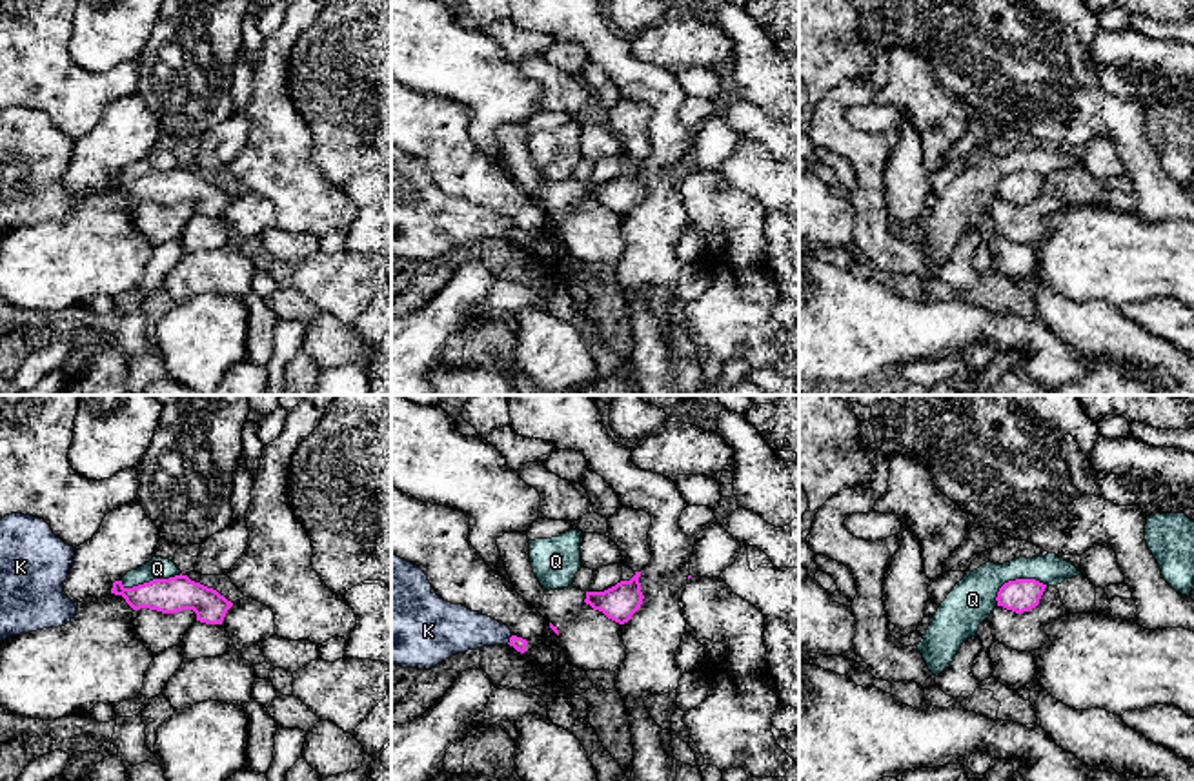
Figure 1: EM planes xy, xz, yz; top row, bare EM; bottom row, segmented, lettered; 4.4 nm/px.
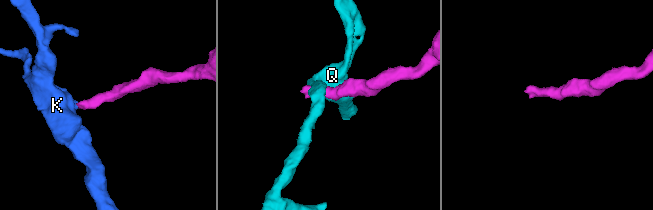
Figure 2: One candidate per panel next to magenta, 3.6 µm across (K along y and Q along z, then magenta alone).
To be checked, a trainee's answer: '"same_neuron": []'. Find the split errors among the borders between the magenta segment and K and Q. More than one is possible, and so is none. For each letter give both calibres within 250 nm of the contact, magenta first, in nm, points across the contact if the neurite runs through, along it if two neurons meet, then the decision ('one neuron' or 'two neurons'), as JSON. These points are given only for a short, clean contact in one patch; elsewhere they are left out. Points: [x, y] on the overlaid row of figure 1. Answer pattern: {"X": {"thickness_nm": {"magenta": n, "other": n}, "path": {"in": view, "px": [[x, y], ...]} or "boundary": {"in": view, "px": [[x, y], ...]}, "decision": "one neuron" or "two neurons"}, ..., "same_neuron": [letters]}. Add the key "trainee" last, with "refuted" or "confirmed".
{"K": {"thickness_nm": {"magenta": 60, "other": 200}, "path": {"in": "xz", "px": [[517, 643], [510, 639], [495, 632], [455, 628]]}, "decision": "one neuron"}, "Q": {"thickness_nm": {"magenta": 150, "other": 200}, "boundary": {"in": "yz", "px": [[1047, 585], [1036, 579], [1009, 579], [994, 599]]}, "decision": "two neurons"}, "same_neuron": ["K"], "trainee": "refuted"}

